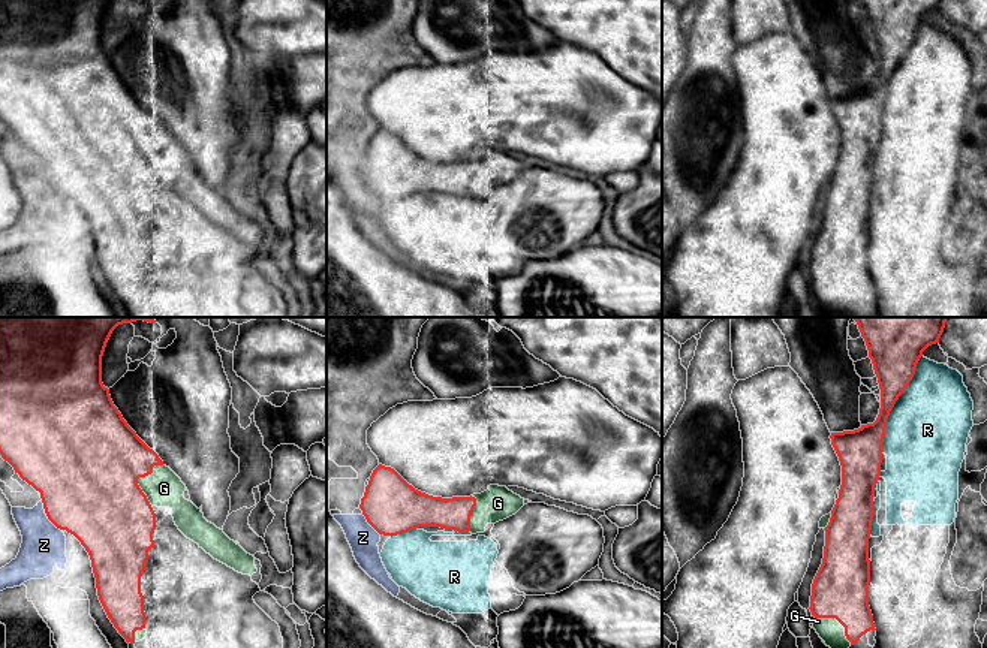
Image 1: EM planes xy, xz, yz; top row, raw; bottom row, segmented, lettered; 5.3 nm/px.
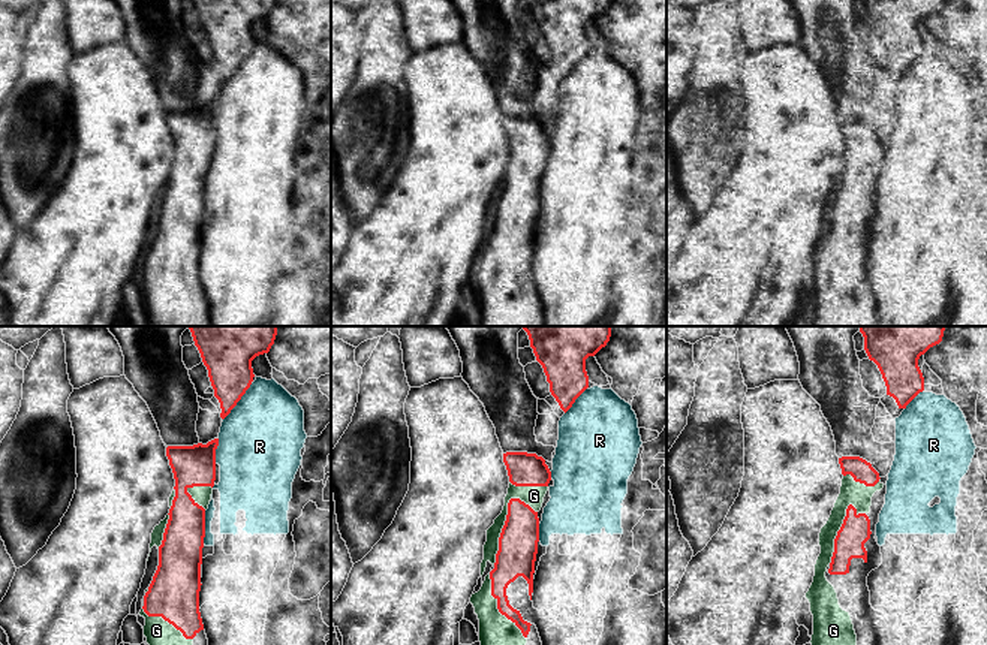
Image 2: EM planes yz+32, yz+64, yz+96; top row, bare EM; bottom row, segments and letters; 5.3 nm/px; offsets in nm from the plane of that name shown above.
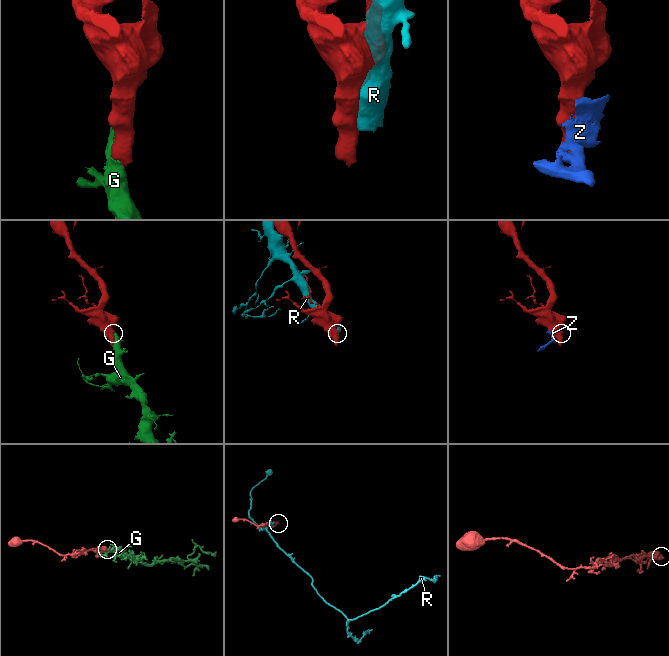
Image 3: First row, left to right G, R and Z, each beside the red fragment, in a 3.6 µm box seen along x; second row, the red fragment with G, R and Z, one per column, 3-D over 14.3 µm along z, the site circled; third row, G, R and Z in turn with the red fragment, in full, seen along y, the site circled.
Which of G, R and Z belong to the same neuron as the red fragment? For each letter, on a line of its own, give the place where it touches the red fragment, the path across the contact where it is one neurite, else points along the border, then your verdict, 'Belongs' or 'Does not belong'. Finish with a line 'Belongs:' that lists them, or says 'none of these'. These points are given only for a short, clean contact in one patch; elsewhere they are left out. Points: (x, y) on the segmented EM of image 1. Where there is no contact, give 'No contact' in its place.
G: Touches red at xy (138, 478). Belongs
R: Touches red at yz (894, 403). Does not belong
Z: Touches red at xy (47, 515). Does not belong
Belongs: G

